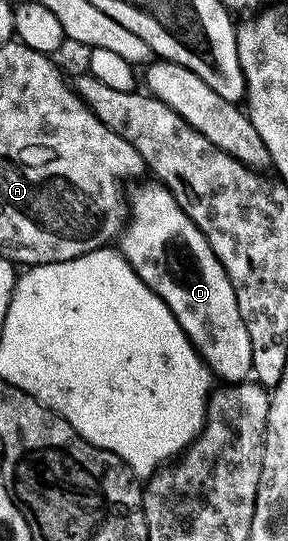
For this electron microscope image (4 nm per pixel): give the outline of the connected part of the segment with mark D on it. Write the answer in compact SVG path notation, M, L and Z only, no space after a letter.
M150 181L132 194L130 191L129 217L118 249L141 281L165 300L212 375L227 384L242 382L251 374L253 352L245 320L241 320L237 308L237 296L233 296L233 284L229 284L229 276L201 228L189 220L166 186Z

